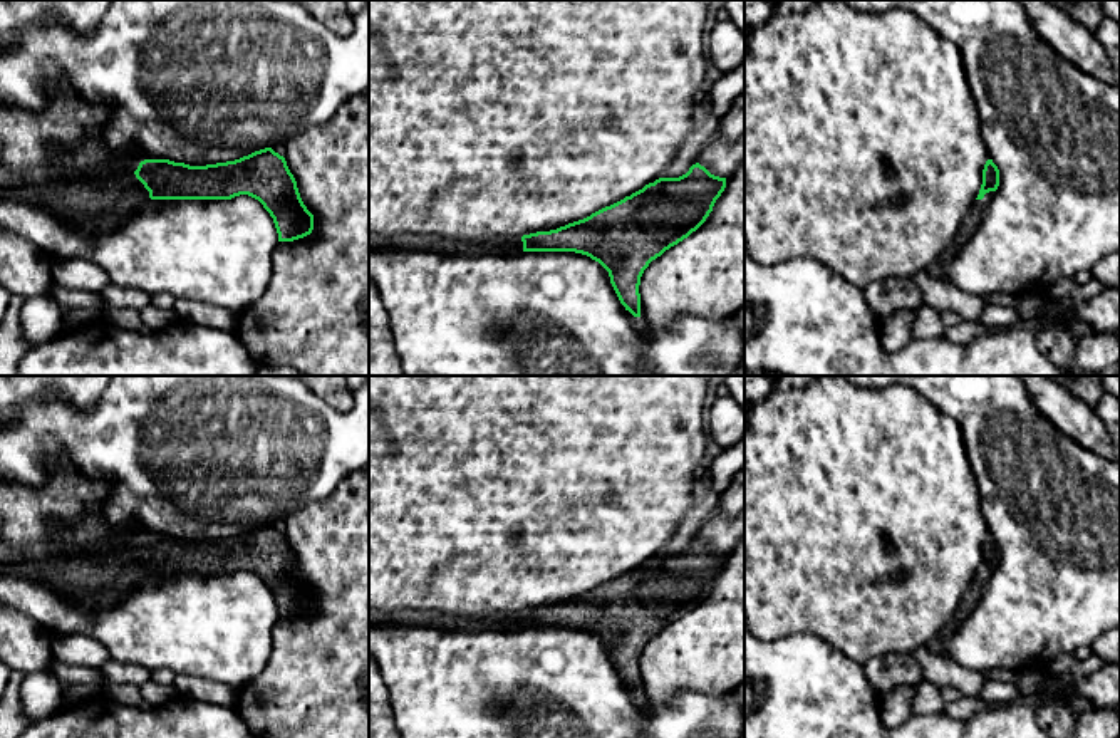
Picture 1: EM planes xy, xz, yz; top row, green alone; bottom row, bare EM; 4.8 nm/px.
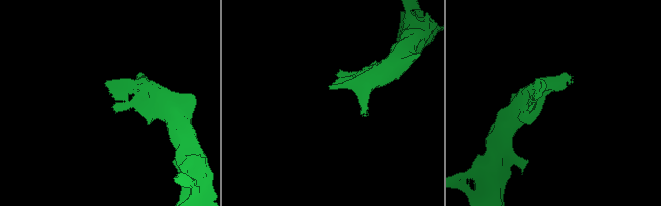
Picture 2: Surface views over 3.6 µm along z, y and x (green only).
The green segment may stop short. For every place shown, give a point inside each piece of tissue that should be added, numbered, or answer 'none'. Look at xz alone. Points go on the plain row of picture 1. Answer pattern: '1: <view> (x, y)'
1: xz (495, 621)

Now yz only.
1: yz (941, 643)

